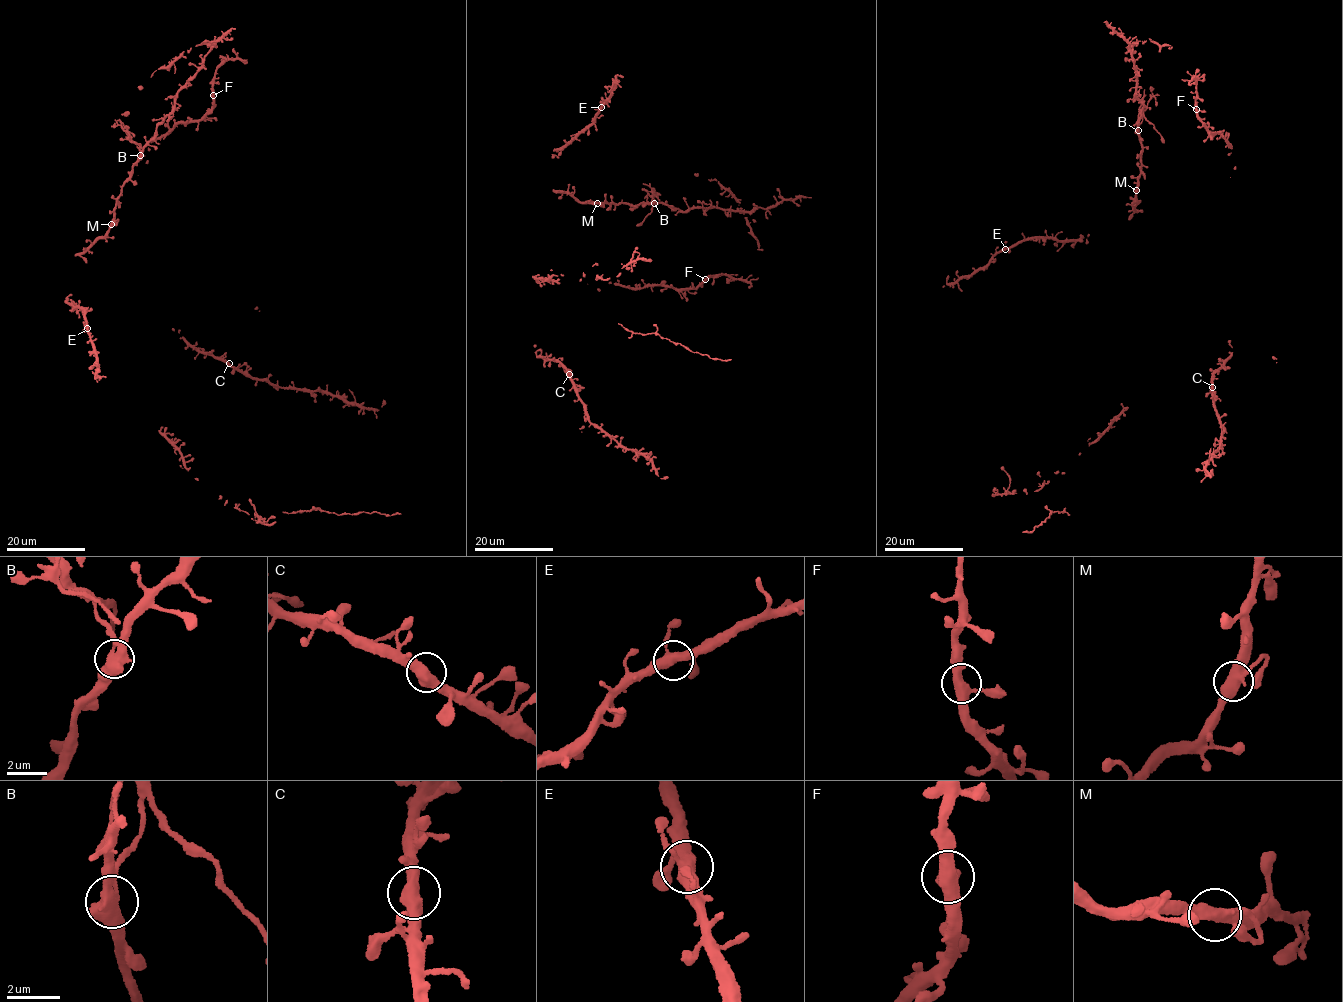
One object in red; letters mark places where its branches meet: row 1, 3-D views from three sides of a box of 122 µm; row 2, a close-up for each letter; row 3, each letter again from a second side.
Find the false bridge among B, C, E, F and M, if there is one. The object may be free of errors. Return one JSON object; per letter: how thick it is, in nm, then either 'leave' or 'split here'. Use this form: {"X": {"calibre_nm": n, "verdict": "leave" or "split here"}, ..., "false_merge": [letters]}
{"B": {"calibre_nm": 600, "verdict": "split here"}, "C": {"calibre_nm": 550, "verdict": "leave"}, "E": {"calibre_nm": 400, "verdict": "leave"}, "F": {"calibre_nm": 400, "verdict": "leave"}, "M": {"calibre_nm": 400, "verdict": "leave"}, "false_merge": ["B"]}

